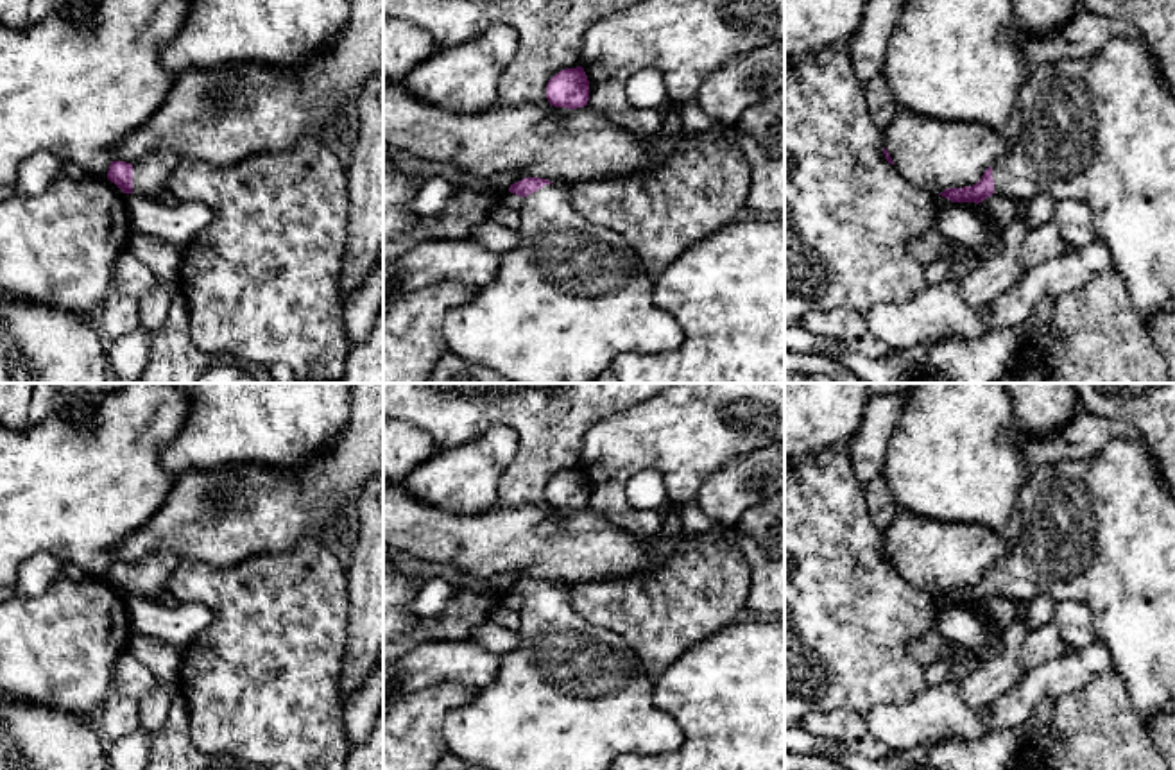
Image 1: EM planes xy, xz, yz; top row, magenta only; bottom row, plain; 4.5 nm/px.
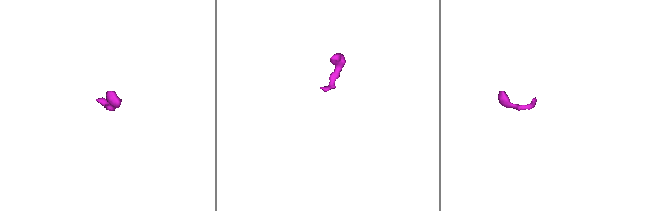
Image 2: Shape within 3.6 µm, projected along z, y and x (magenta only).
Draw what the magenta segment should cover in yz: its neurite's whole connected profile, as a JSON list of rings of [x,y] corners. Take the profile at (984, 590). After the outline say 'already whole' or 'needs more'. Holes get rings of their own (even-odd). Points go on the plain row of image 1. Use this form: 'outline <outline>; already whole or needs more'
outline [[[1112,439],[1091,458],[1032,467],[1016,507],[1021,510],[1016,548],[1001,555],[976,586],[948,589],[939,596],[976,605],[992,595],[1016,603],[1032,603],[1041,596],[1053,603],[1078,600],[1091,609],[1096,639],[1109,650],[1137,716],[1146,723],[1152,716],[1175,711],[1175,498],[1146,444]]]; needs more

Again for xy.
outline [[[156,552],[133,566],[125,562],[111,562],[107,580],[124,595],[159,600],[168,589],[168,582],[179,564],[181,560],[176,553]]]; needs more

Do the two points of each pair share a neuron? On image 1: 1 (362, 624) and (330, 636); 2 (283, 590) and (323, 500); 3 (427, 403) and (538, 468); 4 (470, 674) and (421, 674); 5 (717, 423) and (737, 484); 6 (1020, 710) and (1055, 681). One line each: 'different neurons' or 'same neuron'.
1: different neurons
2: different neurons
3: same neuron
4: same neuron
5: different neurons
6: same neuron

